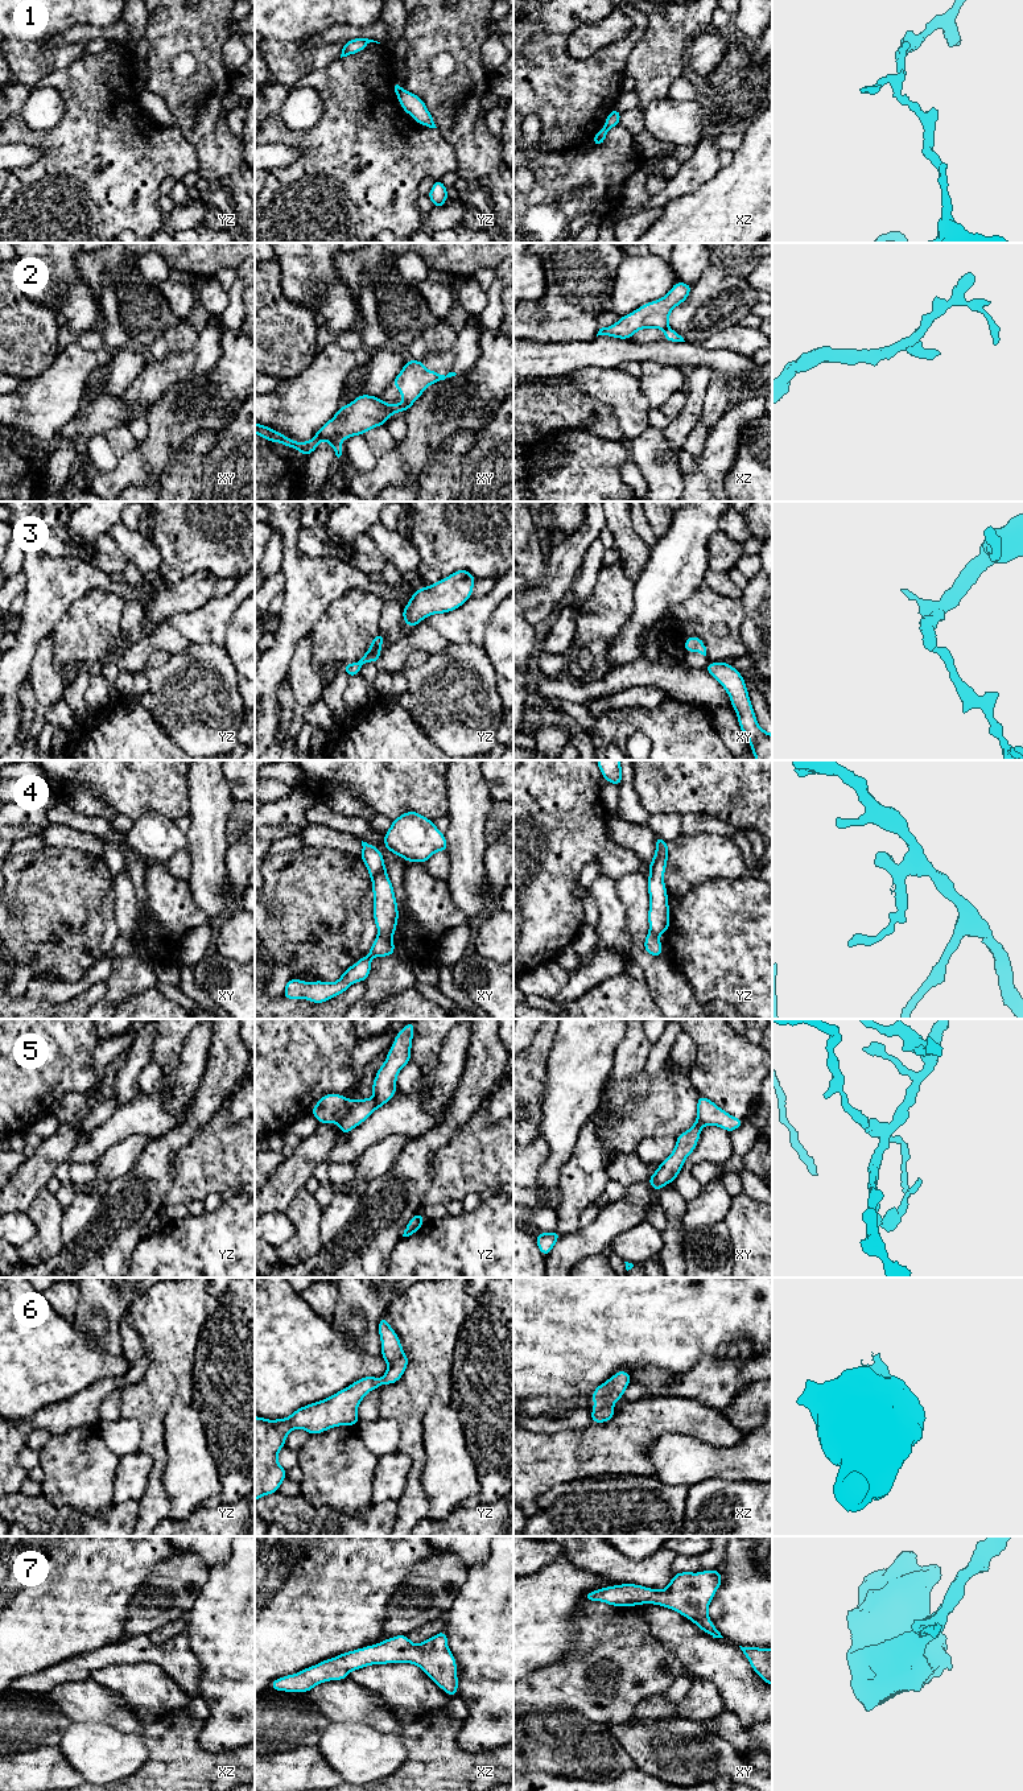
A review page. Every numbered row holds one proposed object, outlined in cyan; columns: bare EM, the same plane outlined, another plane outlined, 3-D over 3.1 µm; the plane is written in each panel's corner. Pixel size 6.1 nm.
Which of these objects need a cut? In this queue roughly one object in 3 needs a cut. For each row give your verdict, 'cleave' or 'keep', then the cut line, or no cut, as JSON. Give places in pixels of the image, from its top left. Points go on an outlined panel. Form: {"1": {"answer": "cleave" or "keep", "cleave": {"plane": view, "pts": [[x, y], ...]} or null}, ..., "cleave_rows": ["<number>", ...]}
{"1": {"answer": "cleave", "cleave": {"plane": "xz", "pts": [[603, 127], [607, 130]]}}, "2": {"answer": "cleave", "cleave": {"plane": "xz", "pts": [[667, 325], [663, 329]]}}, "3": {"answer": "cleave", "cleave": {"plane": "yz", "pts": [[358, 663], [361, 665]]}}, "4": {"answer": "cleave", "cleave": {"plane": "xy", "pts": [[383, 862], [372, 880]]}}, "5": {"answer": "cleave", "cleave": {"plane": "yz", "pts": [[357, 1101], [353, 1110], [339, 1125]]}}, "6": {"answer": "keep", "cleave": null}, "7": {"answer": "keep", "cleave": null}, "cleave_rows": ["1", "2", "3", "4", "5"]}

